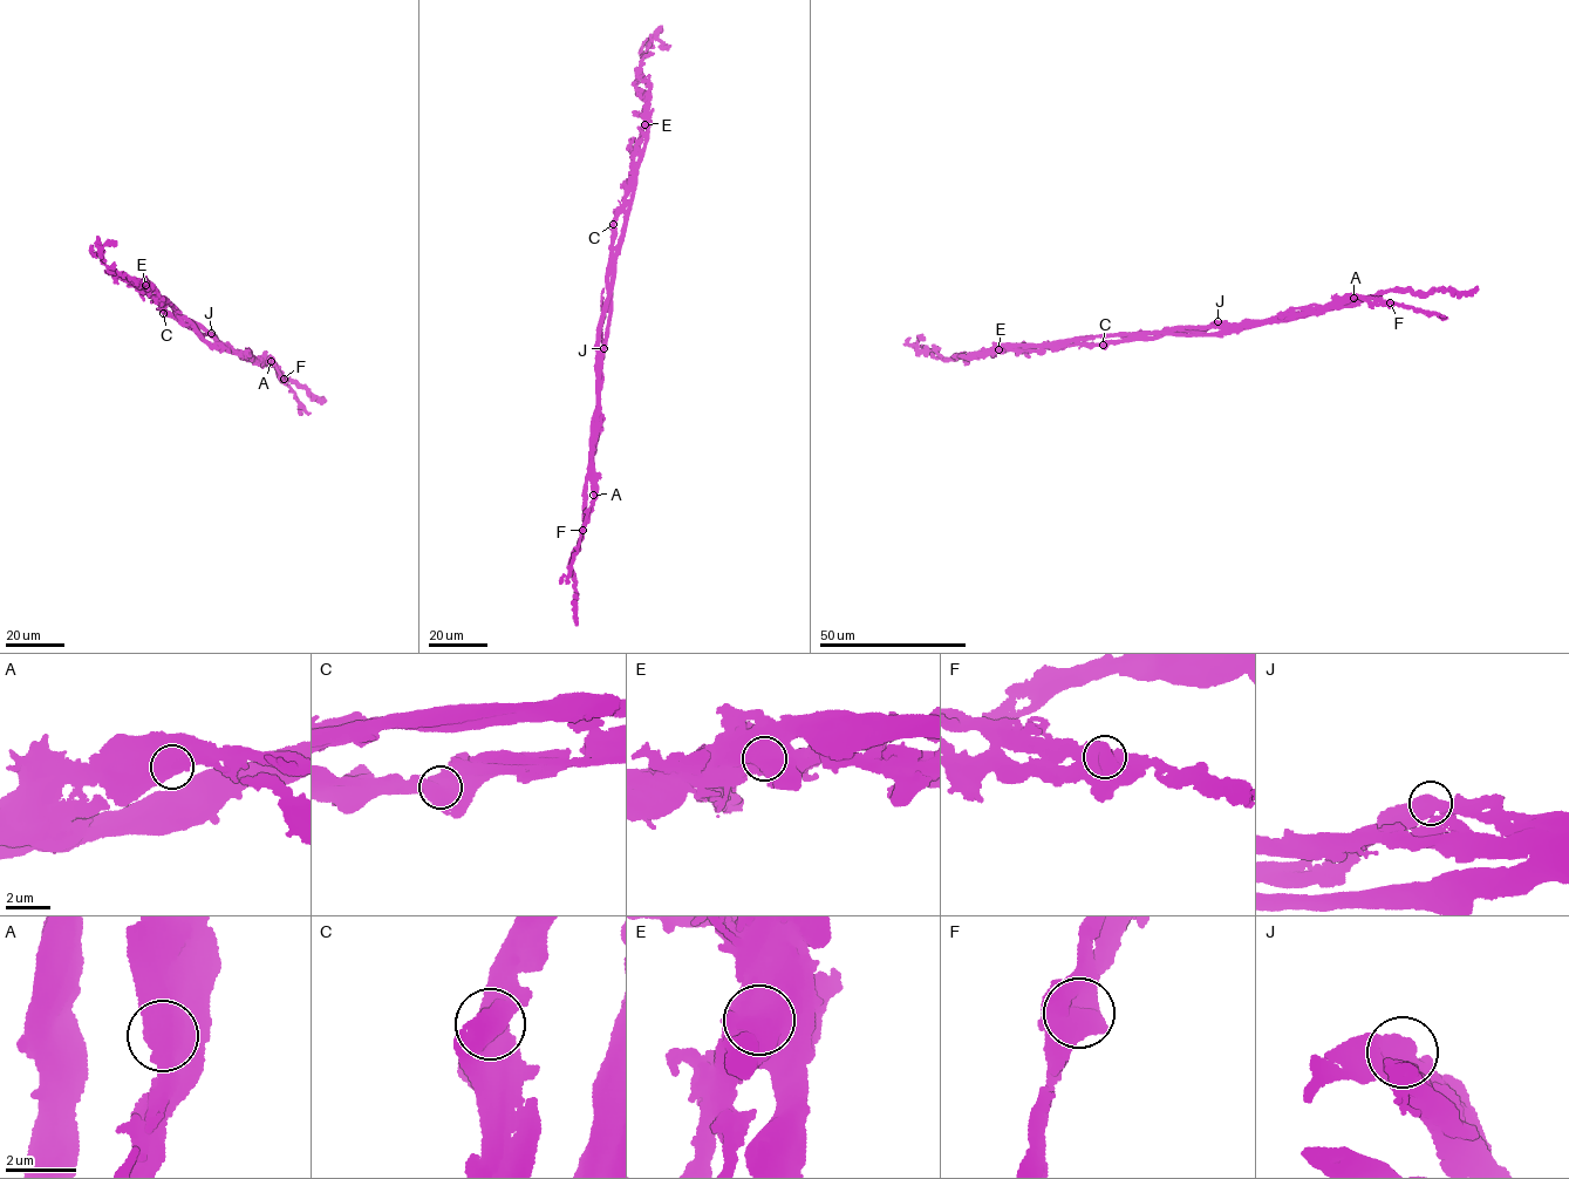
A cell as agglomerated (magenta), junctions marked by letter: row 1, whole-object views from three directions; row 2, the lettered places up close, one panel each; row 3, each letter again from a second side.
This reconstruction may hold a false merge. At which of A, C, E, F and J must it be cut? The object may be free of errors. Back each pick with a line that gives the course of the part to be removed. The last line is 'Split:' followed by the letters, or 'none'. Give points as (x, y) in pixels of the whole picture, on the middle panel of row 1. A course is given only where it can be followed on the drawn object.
E: foreign part runs (645, 124), (629, 192), (614, 220), (608, 335), (601, 358), (593, 454), (594, 499), (571, 573), (559, 584)
Split: E

